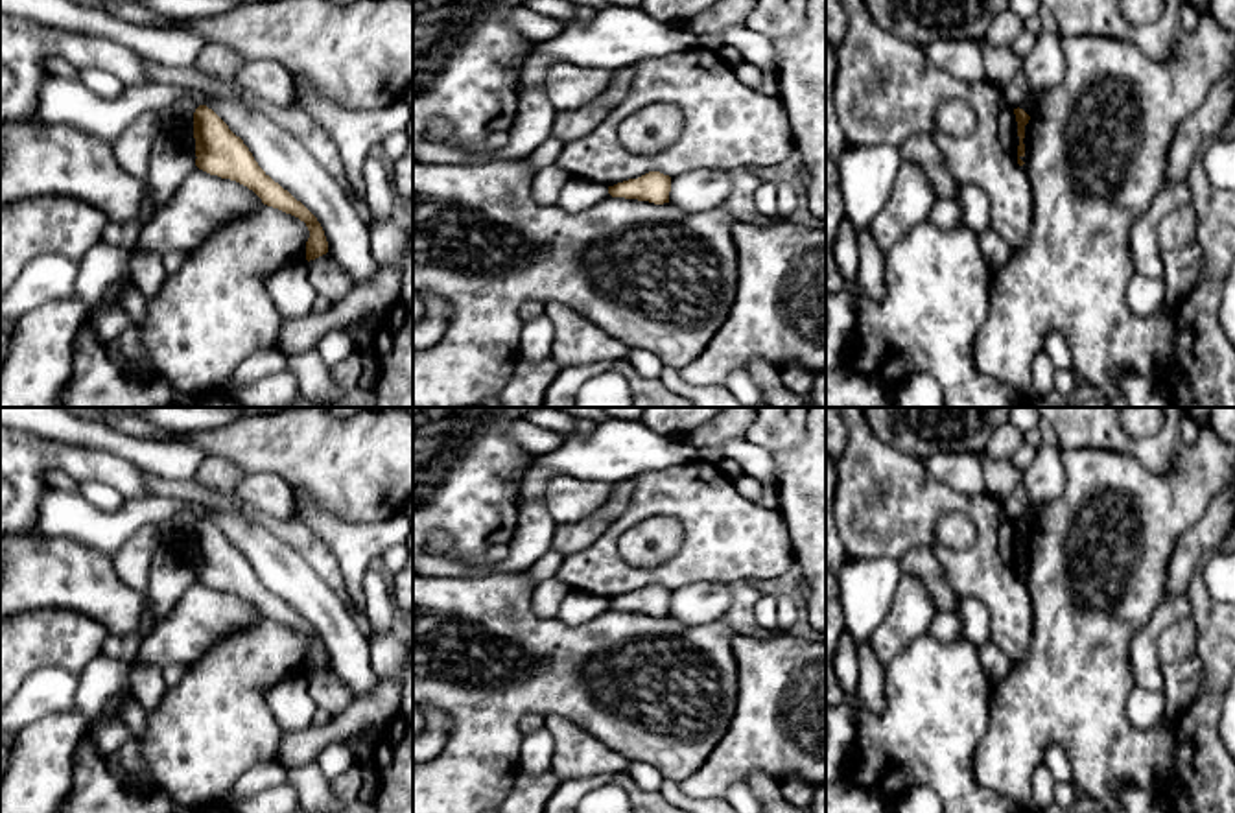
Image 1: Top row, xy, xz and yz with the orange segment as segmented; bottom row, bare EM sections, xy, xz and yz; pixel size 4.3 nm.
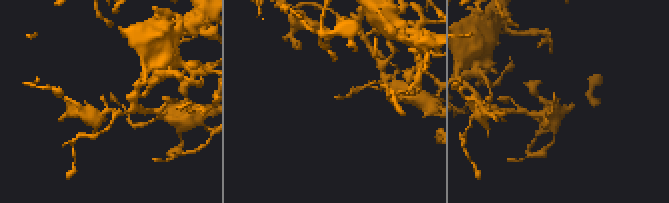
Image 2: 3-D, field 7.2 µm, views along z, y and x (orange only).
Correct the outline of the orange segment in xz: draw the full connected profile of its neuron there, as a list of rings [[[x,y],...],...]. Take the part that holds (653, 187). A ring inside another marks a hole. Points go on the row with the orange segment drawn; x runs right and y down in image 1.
[[[649,171],[638,179],[629,179],[608,186],[612,197],[649,201],[654,205],[669,203],[671,177],[660,171]]]

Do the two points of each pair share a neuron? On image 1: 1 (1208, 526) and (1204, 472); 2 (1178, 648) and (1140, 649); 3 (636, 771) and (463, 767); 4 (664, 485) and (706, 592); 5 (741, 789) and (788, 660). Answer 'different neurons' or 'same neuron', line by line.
1: different neurons
2: different neurons
3: different neurons
4: different neurons
5: different neurons

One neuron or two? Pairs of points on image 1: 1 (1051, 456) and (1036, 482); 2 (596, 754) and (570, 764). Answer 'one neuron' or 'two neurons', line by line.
1: one neuron
2: one neuron

